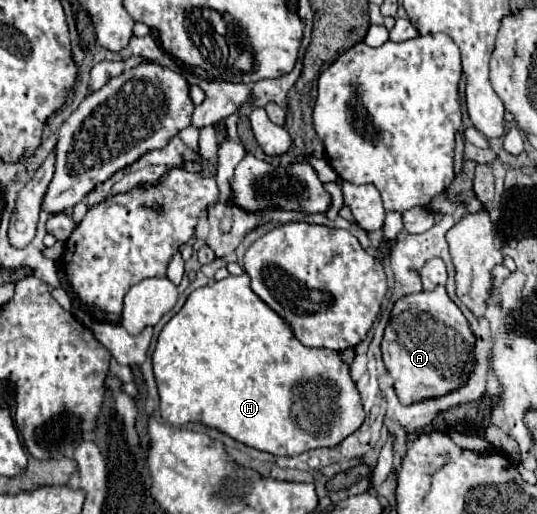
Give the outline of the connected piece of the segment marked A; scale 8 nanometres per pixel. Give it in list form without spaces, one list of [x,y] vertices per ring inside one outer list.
[[[437,285],[433,291],[401,297],[393,305],[381,343],[385,367],[395,381],[395,393],[403,405],[439,397],[461,387],[475,367],[473,347],[475,337],[469,329],[469,323],[461,309],[447,297],[443,285]]]

